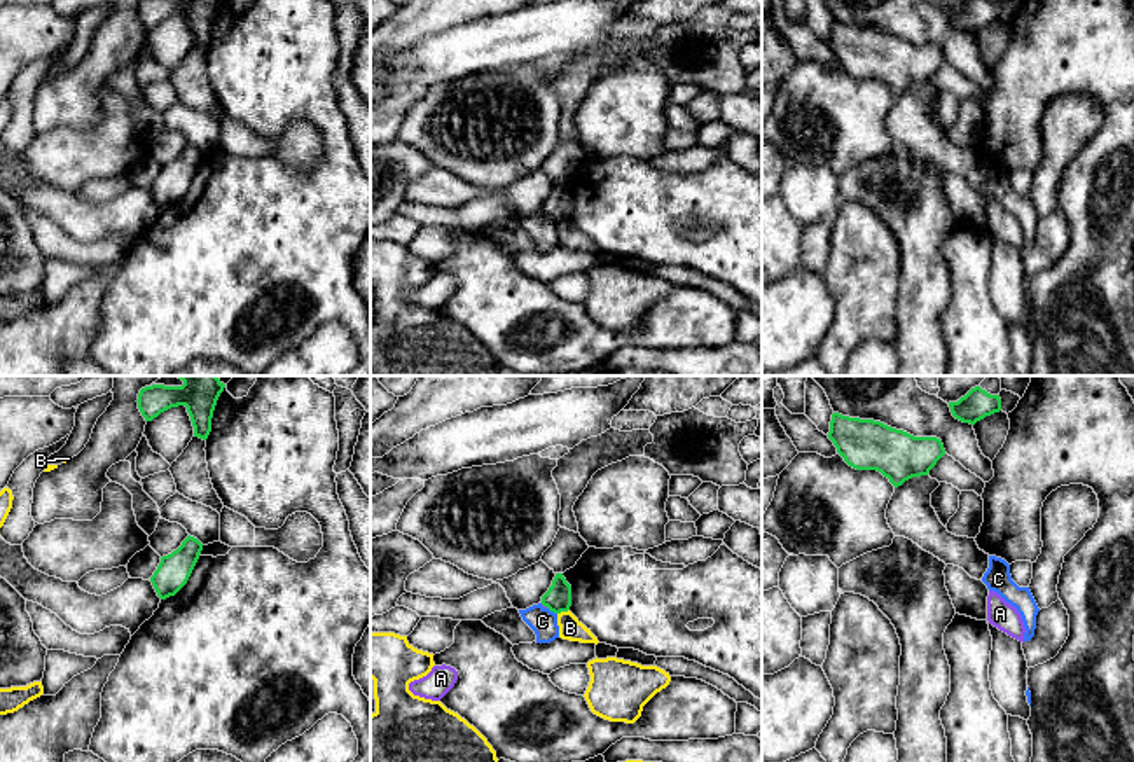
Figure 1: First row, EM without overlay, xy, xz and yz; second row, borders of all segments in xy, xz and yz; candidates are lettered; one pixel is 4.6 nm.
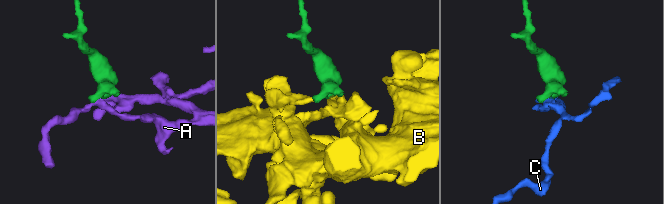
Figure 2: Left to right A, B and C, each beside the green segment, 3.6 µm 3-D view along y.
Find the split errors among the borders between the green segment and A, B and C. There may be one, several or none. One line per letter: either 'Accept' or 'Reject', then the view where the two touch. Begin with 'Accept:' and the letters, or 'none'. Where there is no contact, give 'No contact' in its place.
Accept: none
A: Reject. Touches green in xz
B: Reject. Touches green in xz
C: Reject. Touches green in xz

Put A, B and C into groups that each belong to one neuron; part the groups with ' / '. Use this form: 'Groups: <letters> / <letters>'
Groups: A / B / C

